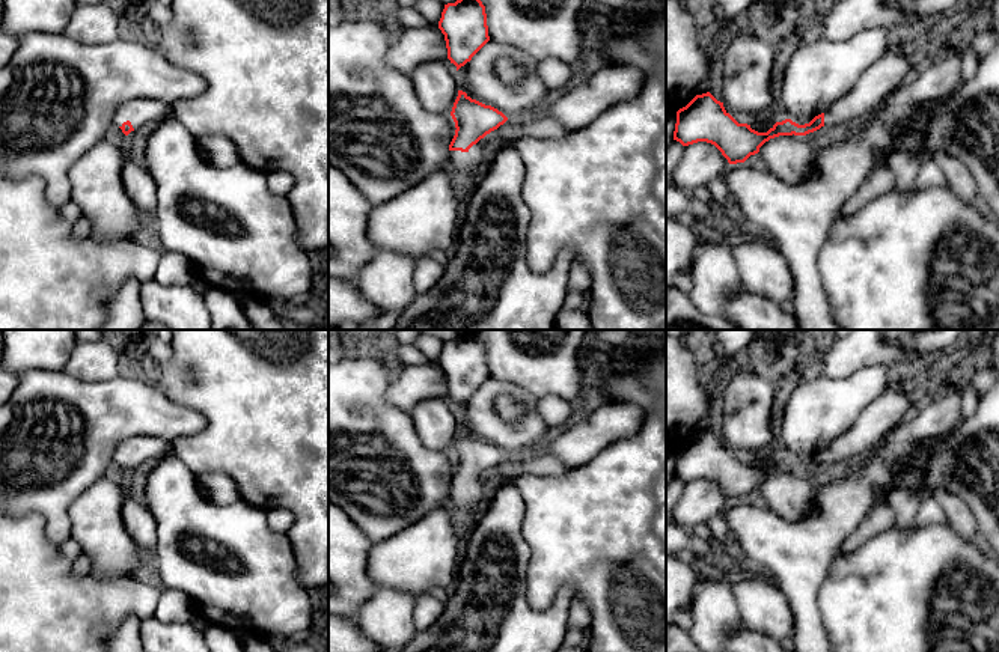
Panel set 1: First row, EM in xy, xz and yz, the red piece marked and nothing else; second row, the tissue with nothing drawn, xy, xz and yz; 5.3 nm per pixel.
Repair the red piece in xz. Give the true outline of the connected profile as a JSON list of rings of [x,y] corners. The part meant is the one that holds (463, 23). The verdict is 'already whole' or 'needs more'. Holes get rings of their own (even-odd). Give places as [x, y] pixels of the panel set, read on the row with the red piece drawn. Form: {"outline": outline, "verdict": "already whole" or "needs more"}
{"outline": [[[481,0],[445,5],[438,29],[445,35],[448,59],[457,71],[490,41],[485,6]]], "verdict": "already whole"}

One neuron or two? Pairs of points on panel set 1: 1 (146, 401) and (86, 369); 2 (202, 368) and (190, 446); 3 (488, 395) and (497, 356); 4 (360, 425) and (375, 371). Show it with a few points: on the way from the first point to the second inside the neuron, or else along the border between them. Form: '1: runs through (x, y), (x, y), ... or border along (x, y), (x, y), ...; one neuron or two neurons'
1: border along (119, 375), (97, 381), (82, 381), (73, 377); two neurons
2: runs through (213, 389), (211, 429); one neuron
3: border along (490, 377), (499, 381), (511, 381), (526, 390); two neurons
4: runs through (360, 411), (362, 384); one neuron

